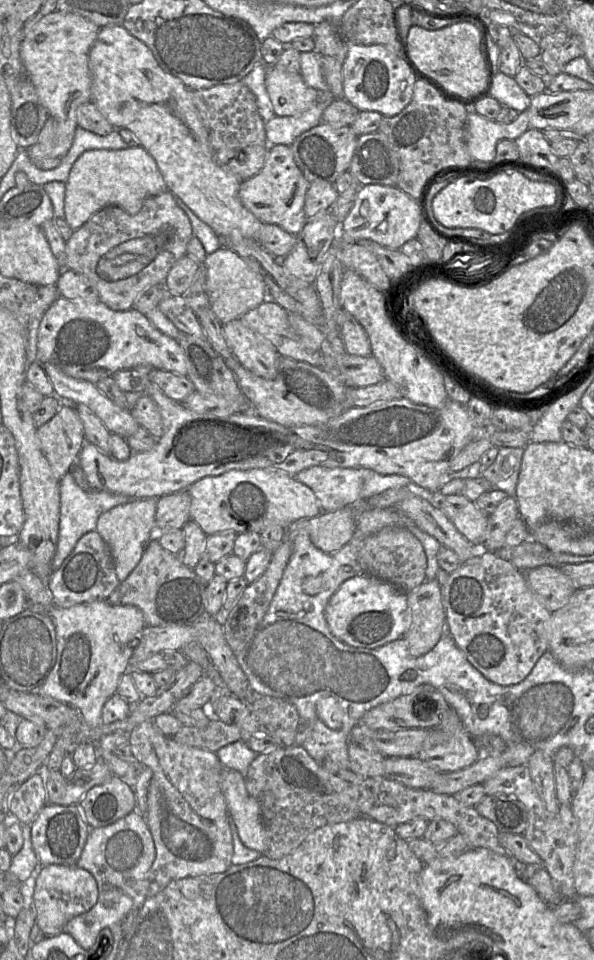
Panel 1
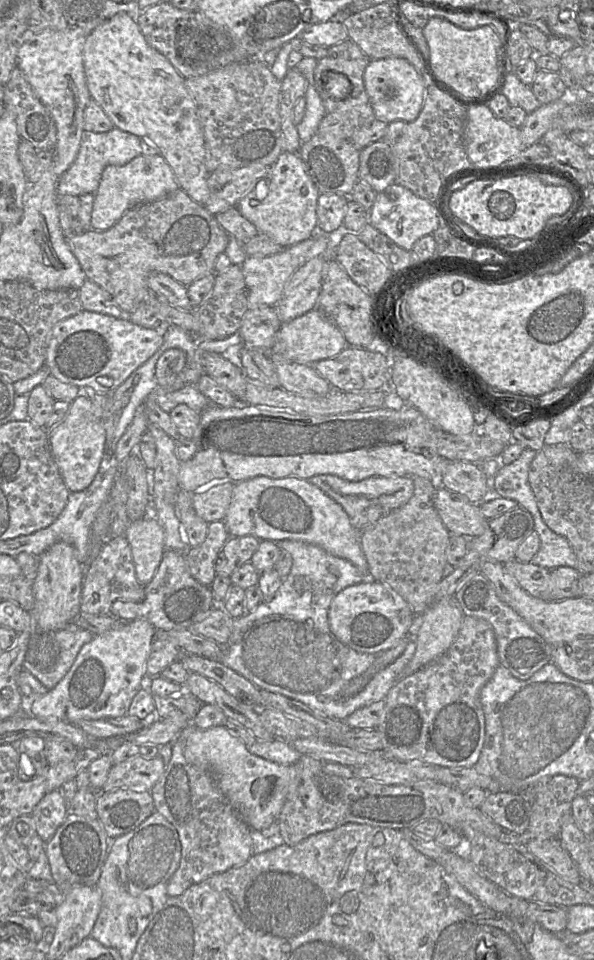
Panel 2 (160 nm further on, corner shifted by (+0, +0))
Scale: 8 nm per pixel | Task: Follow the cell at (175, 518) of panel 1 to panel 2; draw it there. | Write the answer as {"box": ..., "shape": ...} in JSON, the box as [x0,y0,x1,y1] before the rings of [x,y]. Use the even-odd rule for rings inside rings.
{"box":[192,483,234,523],"shape":[[[234,483],[213,485],[193,493],[192,504],[199,517],[210,523],[223,520],[231,502]]]}

